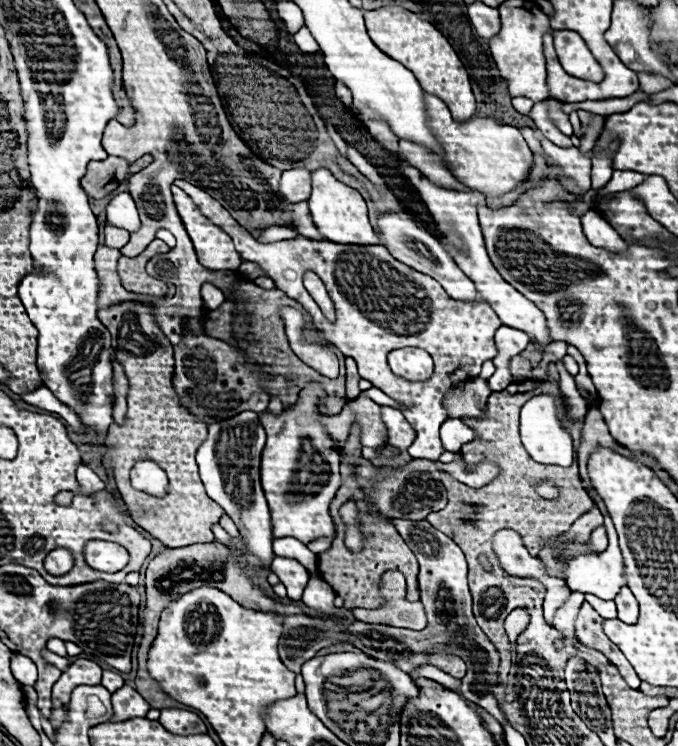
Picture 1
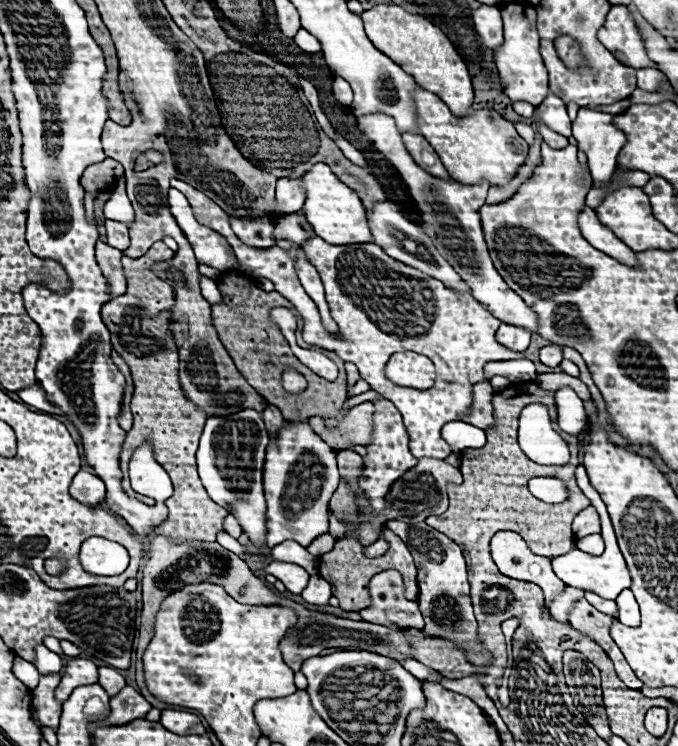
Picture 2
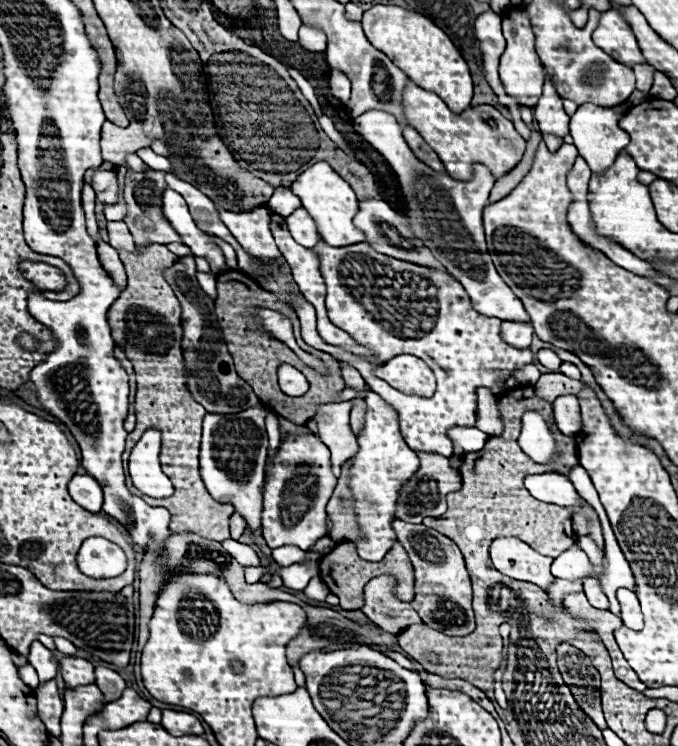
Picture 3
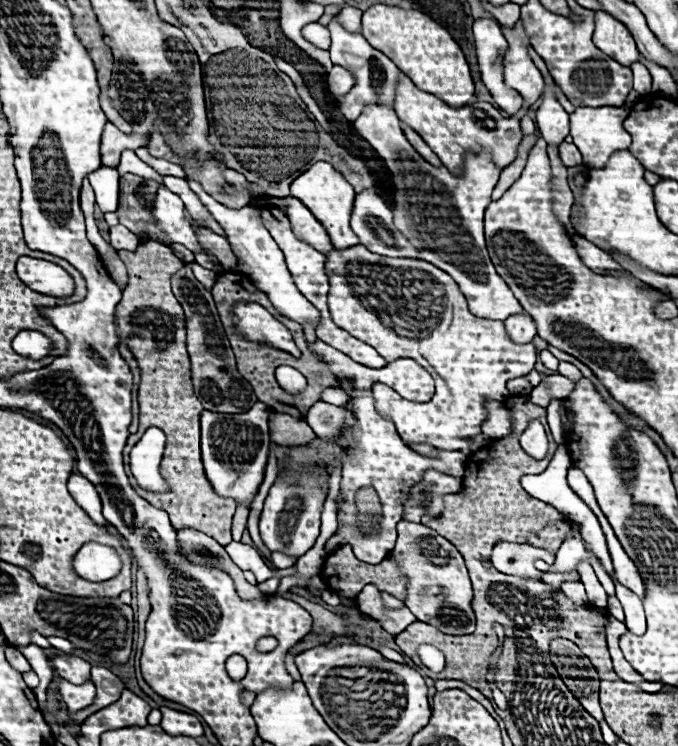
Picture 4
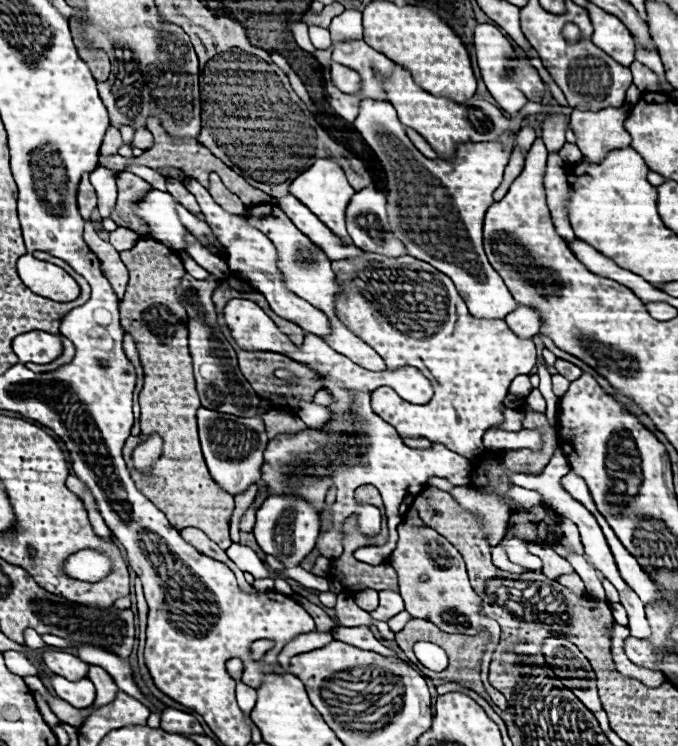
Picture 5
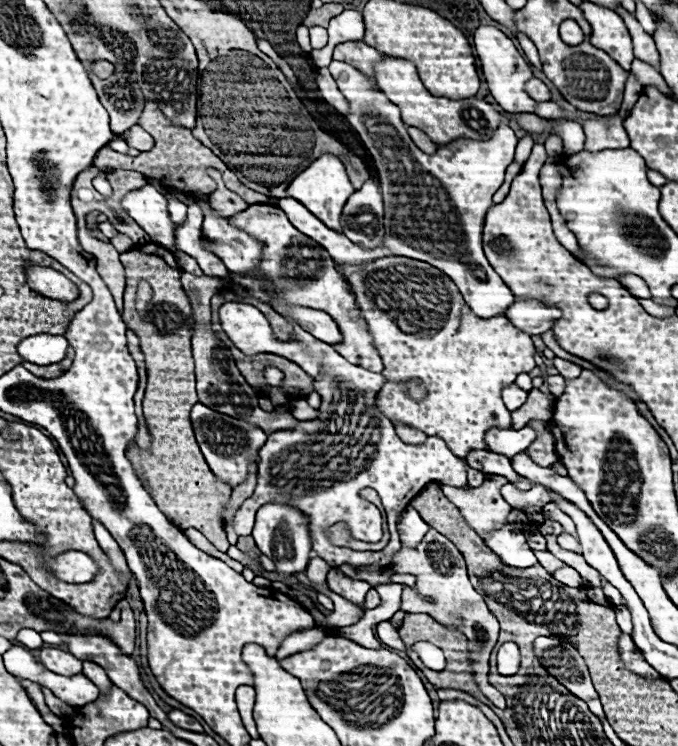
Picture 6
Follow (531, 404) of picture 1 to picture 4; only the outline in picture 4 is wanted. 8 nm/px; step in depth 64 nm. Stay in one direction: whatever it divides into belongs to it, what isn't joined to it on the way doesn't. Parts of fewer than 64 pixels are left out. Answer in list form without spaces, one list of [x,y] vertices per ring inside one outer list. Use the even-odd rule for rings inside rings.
[[[532,420],[530,426],[520,434],[519,438],[520,446],[532,456],[532,458],[544,458],[546,452],[548,452],[548,440],[546,440],[546,432],[542,428],[540,422]]]

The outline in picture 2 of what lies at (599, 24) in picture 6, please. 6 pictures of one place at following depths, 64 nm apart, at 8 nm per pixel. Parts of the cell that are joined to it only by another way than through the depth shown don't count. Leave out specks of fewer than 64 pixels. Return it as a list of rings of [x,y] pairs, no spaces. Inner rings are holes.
[[[612,6],[602,30],[598,30],[598,40],[626,66],[646,68],[654,62],[646,56],[638,28],[634,26],[632,14],[626,6]]]

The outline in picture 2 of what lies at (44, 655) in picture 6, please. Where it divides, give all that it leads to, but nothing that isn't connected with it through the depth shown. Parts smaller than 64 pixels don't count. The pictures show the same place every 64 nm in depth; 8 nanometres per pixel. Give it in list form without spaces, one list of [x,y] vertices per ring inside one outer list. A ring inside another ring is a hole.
[[[72,658],[62,670],[62,680],[56,688],[56,700],[64,702],[70,696],[74,686],[84,686],[86,682],[98,682],[98,666],[90,660]]]

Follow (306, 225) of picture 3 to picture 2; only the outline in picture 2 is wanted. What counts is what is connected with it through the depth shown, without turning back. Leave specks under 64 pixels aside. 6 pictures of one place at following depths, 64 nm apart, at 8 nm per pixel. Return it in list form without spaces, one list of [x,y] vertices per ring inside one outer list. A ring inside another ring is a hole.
[[[290,214],[290,216],[278,218],[276,226],[274,226],[274,238],[276,240],[290,238],[296,244],[306,244],[310,238],[314,238],[314,232],[306,230],[304,222],[306,222],[306,218],[302,214]]]

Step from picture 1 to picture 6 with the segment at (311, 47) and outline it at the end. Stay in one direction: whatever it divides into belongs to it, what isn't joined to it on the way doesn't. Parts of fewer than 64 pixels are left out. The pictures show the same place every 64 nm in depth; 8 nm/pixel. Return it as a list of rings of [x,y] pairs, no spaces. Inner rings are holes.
[[[312,26],[310,28],[310,44],[312,44],[312,48],[324,48],[326,42],[328,42],[326,30],[320,28],[320,26]]]

